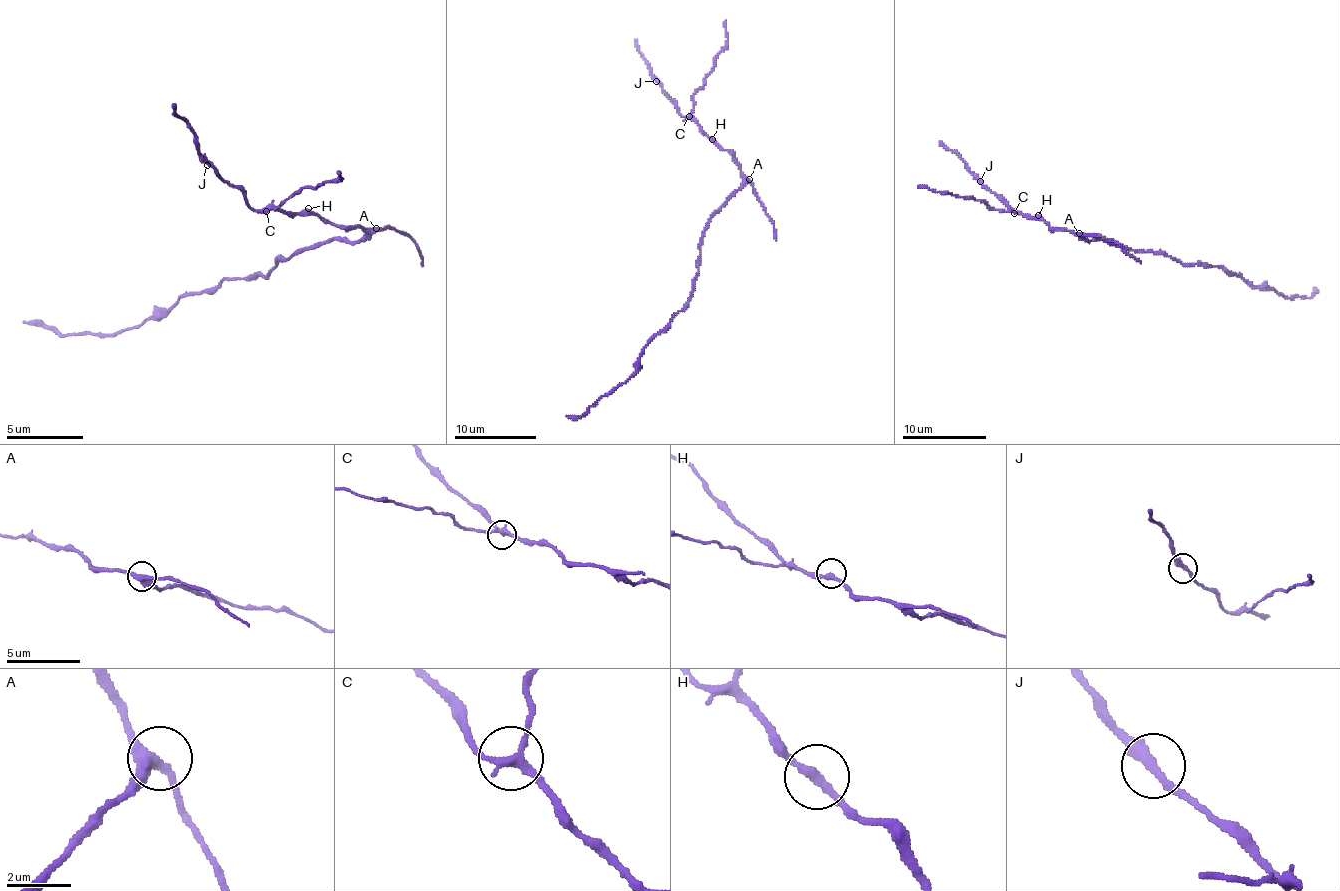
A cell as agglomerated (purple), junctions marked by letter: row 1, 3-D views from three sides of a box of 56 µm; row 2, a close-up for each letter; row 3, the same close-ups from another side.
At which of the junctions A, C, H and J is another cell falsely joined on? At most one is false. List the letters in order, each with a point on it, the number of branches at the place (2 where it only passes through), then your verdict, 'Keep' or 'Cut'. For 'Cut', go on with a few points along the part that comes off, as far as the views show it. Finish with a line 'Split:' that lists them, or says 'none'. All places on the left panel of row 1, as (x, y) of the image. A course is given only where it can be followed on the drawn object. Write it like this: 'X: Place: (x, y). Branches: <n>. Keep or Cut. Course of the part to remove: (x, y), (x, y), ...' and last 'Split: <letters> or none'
A: Place: (376, 228). Branches: 3. Keep
C: Place: (266, 211). Branches: 3. Cut. Course of the part to remove: (267, 212), (295, 191), (339, 178), (339, 171)
H: Place: (308, 208). Branches: 2. Keep
J: Place: (207, 165). Branches: 2. Keep
Split: C

